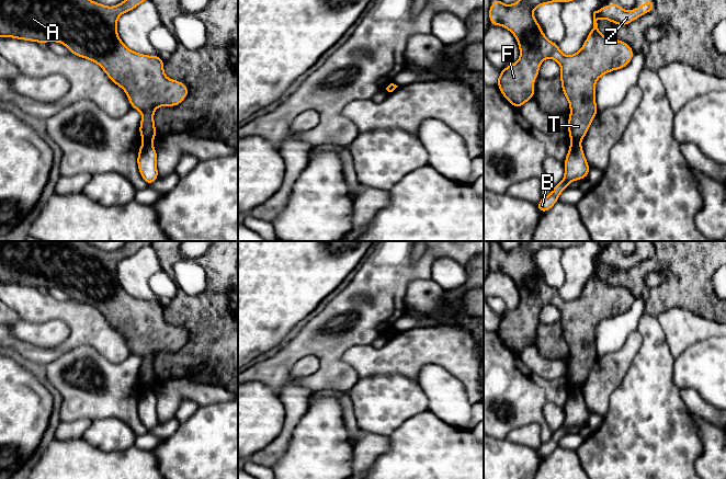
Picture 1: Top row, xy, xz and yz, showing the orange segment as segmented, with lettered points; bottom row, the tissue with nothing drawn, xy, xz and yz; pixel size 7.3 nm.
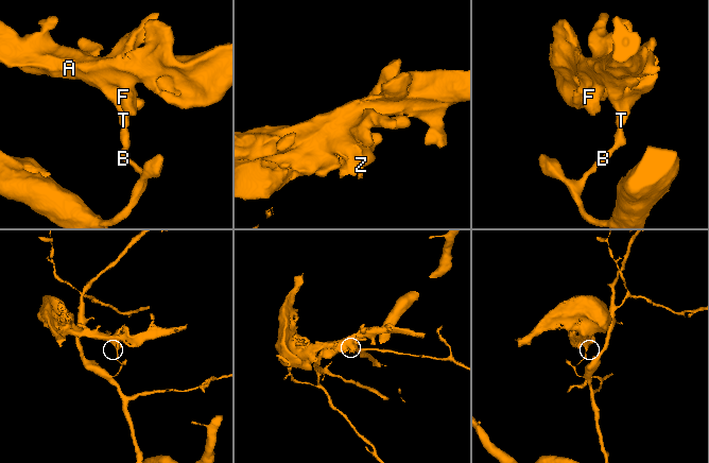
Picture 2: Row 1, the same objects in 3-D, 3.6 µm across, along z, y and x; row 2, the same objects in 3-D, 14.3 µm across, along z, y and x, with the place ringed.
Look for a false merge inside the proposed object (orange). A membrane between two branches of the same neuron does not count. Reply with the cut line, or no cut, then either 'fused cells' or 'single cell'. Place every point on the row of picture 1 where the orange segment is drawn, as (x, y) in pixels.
cut in yz along (571, 140), (579, 143); fused cells

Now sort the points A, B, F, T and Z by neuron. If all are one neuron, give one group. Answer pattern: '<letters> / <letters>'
A F T Z / B

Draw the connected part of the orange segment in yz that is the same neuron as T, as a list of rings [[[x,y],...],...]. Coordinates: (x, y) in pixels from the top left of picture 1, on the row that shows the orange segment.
[[[496,0],[489,8],[489,20],[490,25],[501,25],[514,35],[521,53],[514,65],[508,65],[499,73],[497,84],[502,95],[520,109],[535,96],[534,79],[540,77],[543,60],[555,59],[560,65],[561,90],[570,107],[567,126],[569,137],[571,141],[580,142],[599,111],[595,105],[597,80],[610,71],[626,67],[634,56],[627,43],[603,36],[597,20],[605,19],[615,25],[627,25],[653,11],[655,1],[646,1],[631,11],[623,10],[619,2],[594,11],[593,27],[581,49],[566,56],[559,50],[558,44],[545,37],[533,10],[551,2],[564,4],[569,1],[574,0],[519,0],[506,5],[501,0]]]

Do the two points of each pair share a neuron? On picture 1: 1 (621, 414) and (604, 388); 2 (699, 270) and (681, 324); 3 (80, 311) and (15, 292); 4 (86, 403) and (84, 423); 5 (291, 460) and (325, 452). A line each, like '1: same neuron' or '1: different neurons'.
1: different neurons
2: different neurons
3: same neuron
4: different neurons
5: same neuron

